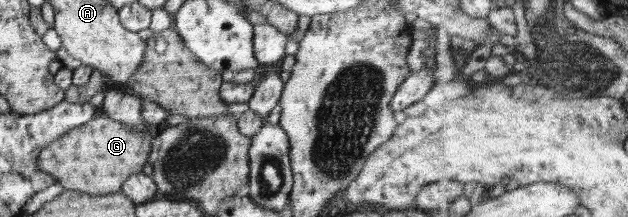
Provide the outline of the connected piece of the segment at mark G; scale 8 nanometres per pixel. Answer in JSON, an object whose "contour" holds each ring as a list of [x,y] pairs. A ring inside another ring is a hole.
{"contour":[[[98,117],[60,135],[48,143],[38,157],[38,168],[52,174],[63,189],[72,189],[86,195],[106,195],[120,191],[130,175],[143,173],[152,147],[155,127],[149,131],[134,132],[128,126],[110,118]]]}

